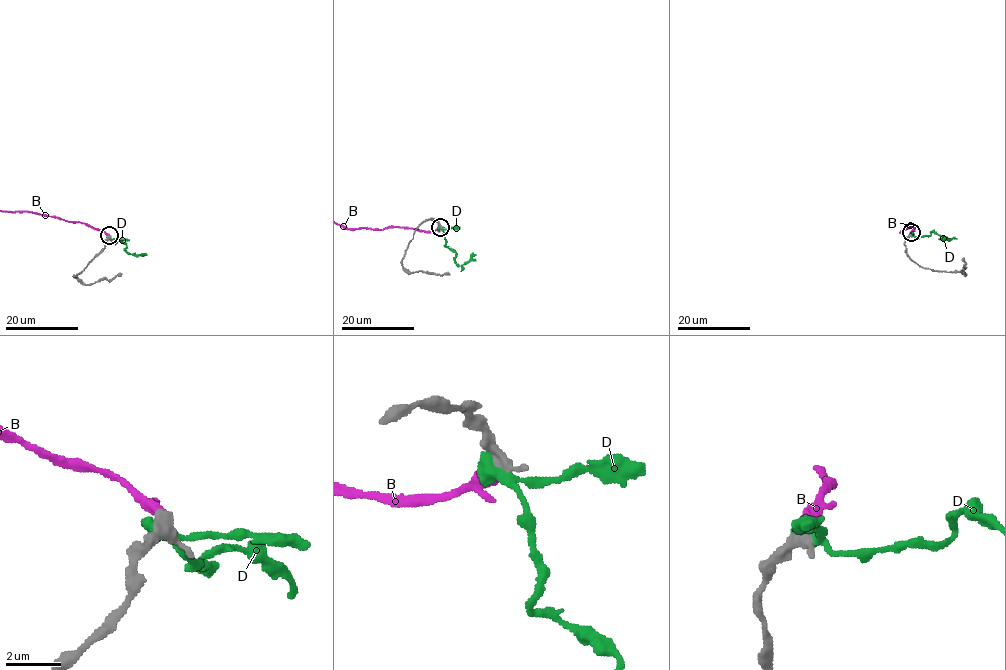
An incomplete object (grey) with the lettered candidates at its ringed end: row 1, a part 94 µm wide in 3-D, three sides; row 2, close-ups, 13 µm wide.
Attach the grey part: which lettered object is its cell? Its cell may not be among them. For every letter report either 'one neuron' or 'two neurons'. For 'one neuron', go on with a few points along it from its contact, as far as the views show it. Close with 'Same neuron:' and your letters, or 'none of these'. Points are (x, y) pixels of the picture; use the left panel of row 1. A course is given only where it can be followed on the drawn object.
B: one neuron
D: two neurons
Same neuron: B

